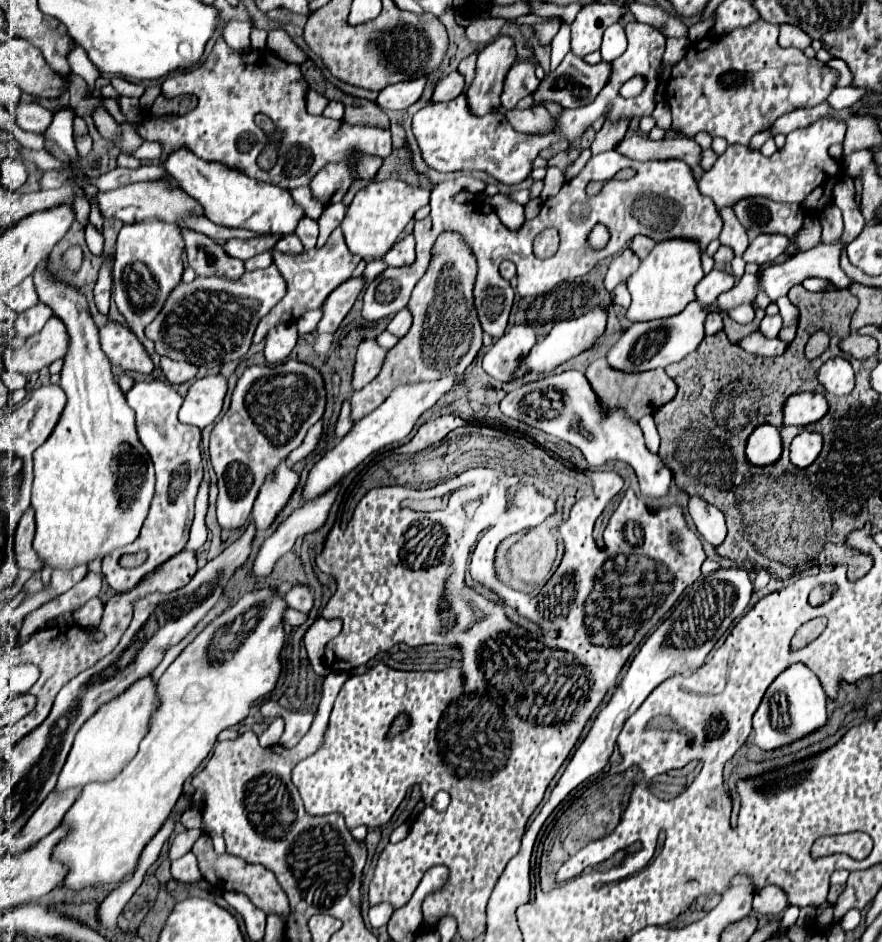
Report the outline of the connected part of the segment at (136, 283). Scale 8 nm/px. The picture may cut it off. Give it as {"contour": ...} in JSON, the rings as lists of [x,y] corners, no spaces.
{"contour":[[[142,221],[124,225],[118,233],[116,241],[116,261],[114,261],[114,303],[120,311],[120,315],[126,319],[134,335],[142,341],[146,351],[150,353],[155,368],[160,365],[160,355],[154,349],[154,343],[144,335],[144,329],[156,315],[160,313],[160,307],[164,307],[168,293],[176,289],[176,285],[182,281],[184,265],[182,265],[182,251],[184,241],[180,235],[178,225],[164,223],[164,221]]]}

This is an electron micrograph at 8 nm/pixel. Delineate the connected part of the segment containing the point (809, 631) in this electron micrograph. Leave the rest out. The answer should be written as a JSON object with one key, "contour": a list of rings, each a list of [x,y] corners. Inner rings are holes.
{"contour":[[[815,618],[802,625],[795,633],[792,639],[792,649],[800,649],[806,643],[810,643],[812,639],[816,639],[826,628],[827,621],[824,618]]]}

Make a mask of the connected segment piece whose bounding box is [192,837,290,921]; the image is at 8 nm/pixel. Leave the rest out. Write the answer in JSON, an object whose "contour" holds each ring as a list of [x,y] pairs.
{"contour":[[[200,837],[194,847],[192,847],[192,853],[198,857],[198,867],[200,867],[200,873],[202,877],[216,889],[224,889],[224,891],[242,891],[250,897],[250,901],[262,909],[264,913],[276,913],[280,915],[284,921],[288,919],[290,915],[290,909],[288,909],[288,897],[284,895],[282,887],[278,885],[276,877],[272,875],[272,871],[266,871],[264,865],[252,865],[252,863],[246,863],[244,859],[240,857],[232,857],[232,855],[216,855],[214,849],[212,849],[212,839],[210,837]]]}

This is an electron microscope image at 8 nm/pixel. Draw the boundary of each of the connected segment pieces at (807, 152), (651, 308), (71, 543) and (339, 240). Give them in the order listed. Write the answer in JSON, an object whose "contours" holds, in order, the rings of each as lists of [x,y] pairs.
{"contours":[[[[818,119],[812,125],[804,127],[804,129],[796,129],[792,133],[786,135],[786,145],[782,149],[776,149],[774,155],[764,157],[760,153],[760,149],[750,149],[748,145],[728,145],[726,153],[722,153],[718,157],[718,161],[714,163],[714,167],[710,171],[706,171],[702,175],[702,179],[698,181],[700,193],[712,197],[712,201],[716,203],[716,207],[732,207],[732,203],[738,203],[740,199],[748,199],[748,197],[768,197],[772,201],[780,201],[780,203],[796,203],[800,205],[804,211],[808,211],[810,215],[822,213],[830,203],[832,203],[832,189],[834,185],[842,179],[842,163],[838,159],[834,159],[828,149],[834,143],[842,143],[844,141],[844,123],[836,121],[836,119]]],[[[666,239],[666,243],[658,243],[650,255],[642,261],[640,269],[628,279],[628,291],[632,295],[632,303],[628,307],[626,317],[630,321],[650,321],[664,319],[680,313],[688,303],[696,299],[694,287],[704,277],[700,263],[700,245],[688,239]]],[[[46,263],[34,271],[38,297],[66,323],[70,347],[60,373],[60,387],[68,399],[66,407],[52,435],[34,453],[34,549],[44,559],[44,567],[70,571],[94,559],[104,559],[104,555],[130,545],[138,537],[154,499],[154,467],[136,435],[134,411],[128,407],[100,349],[98,327],[88,313],[86,297],[78,289],[54,281],[44,269]]],[[[338,229],[332,231],[332,235],[328,237],[328,243],[320,249],[310,249],[310,251],[302,251],[298,255],[286,255],[286,253],[278,253],[278,251],[272,251],[272,257],[274,257],[274,263],[276,267],[280,269],[282,277],[286,279],[288,283],[288,293],[286,297],[258,323],[258,329],[254,333],[254,343],[260,343],[266,333],[280,325],[280,323],[292,323],[296,319],[300,319],[306,311],[310,309],[318,309],[324,299],[332,293],[332,289],[336,289],[340,283],[344,283],[346,279],[352,277],[354,269],[358,267],[360,263],[360,257],[352,255],[346,247],[346,241],[344,241],[344,235]]]]}

